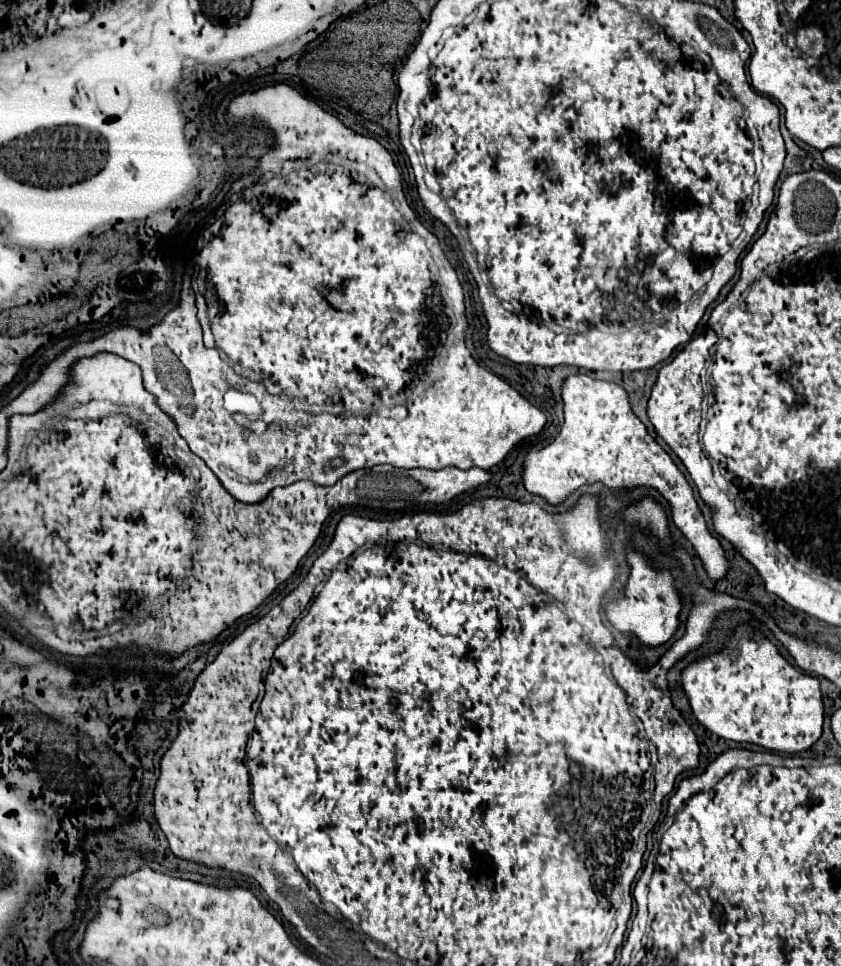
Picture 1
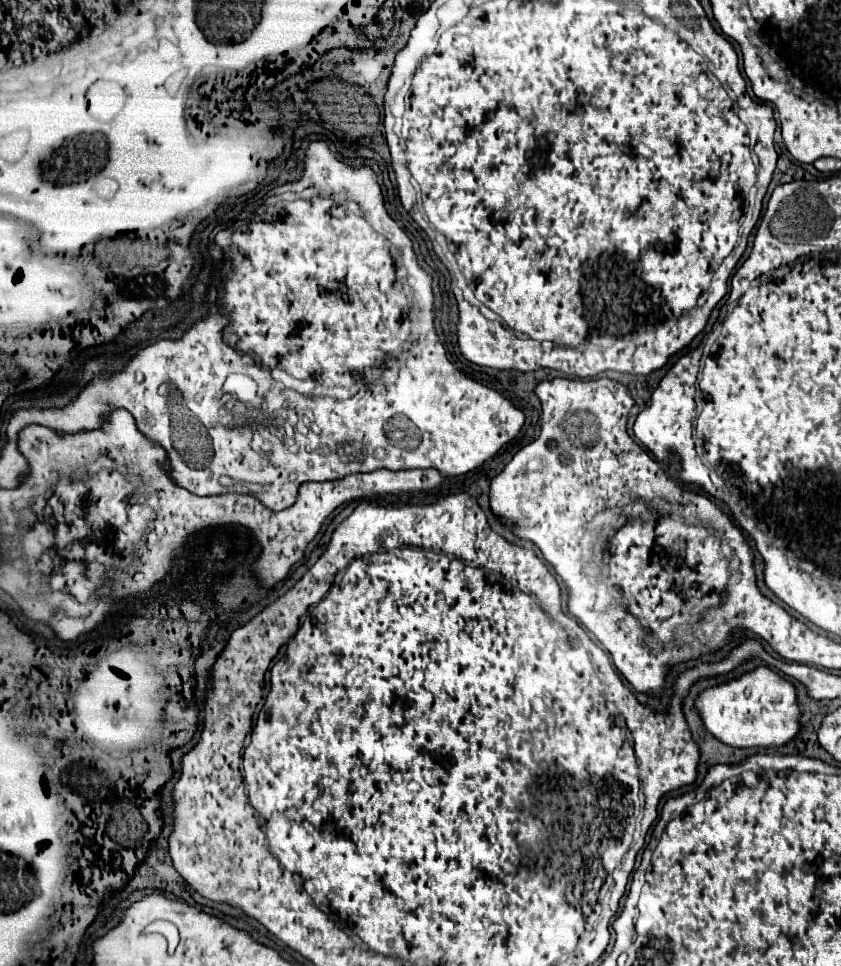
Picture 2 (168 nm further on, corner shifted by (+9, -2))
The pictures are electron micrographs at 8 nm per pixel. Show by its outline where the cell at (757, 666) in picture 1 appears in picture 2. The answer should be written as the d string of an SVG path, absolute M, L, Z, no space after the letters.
M765 665L703 689L695 699L695 709L705 729L731 747L781 747L801 731L801 707L795 685Z

